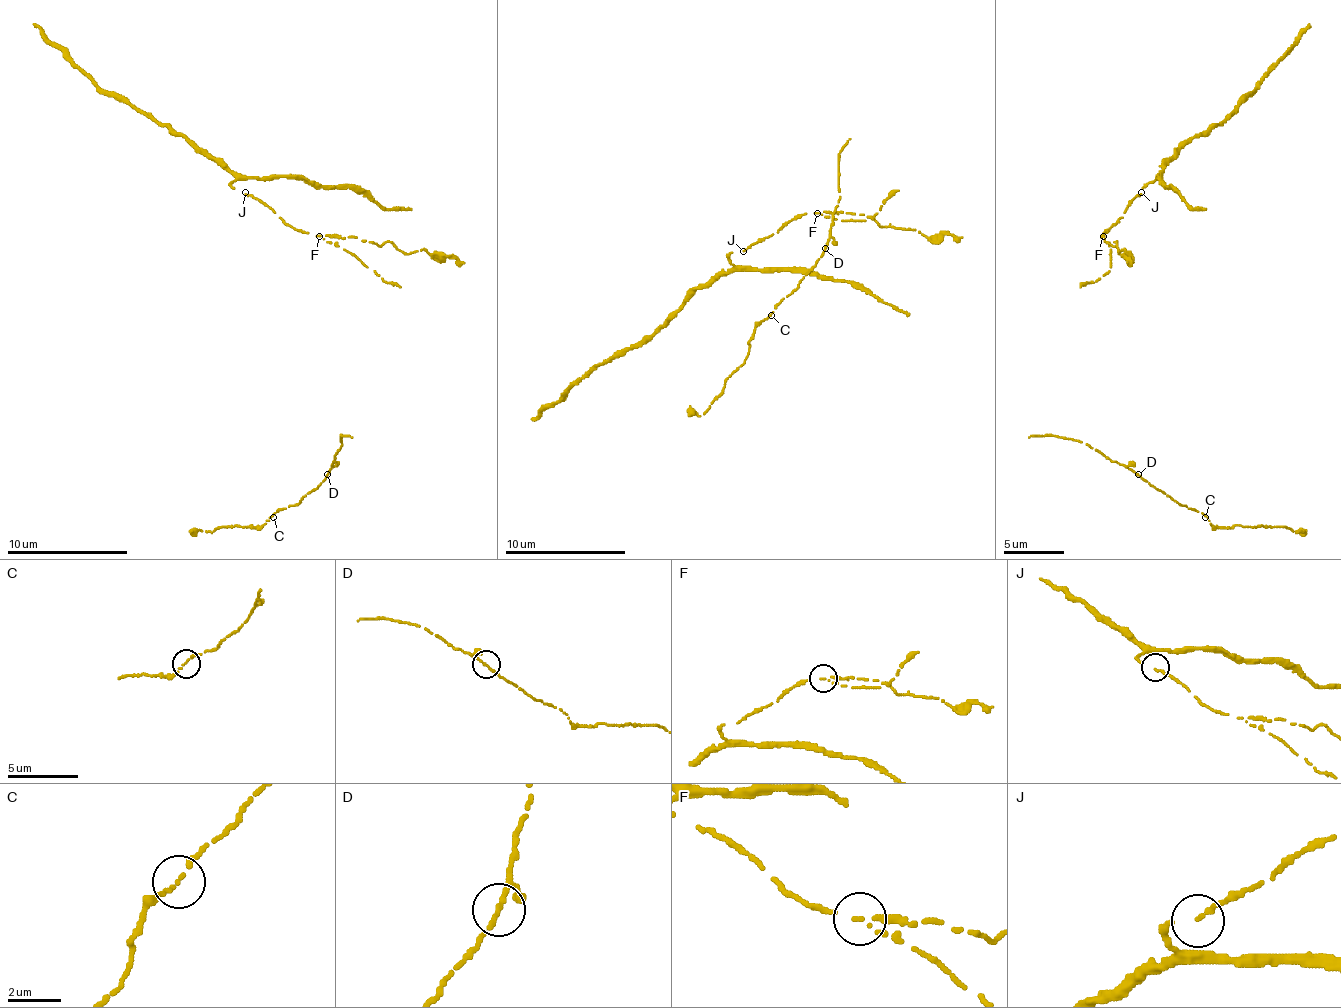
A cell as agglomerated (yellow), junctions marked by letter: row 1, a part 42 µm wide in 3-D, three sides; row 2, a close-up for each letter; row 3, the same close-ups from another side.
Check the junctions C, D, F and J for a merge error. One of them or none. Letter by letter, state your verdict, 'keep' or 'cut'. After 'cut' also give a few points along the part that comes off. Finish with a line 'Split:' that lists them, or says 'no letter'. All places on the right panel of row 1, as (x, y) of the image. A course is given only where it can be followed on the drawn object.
C: keep
D: keep
F: cut; foreign part runs (1102, 235), (1114, 247), (1117, 241), (1120, 253), (1120, 250), (1126, 253), (1123, 256), (1132, 265)
J: keep
Split: F

